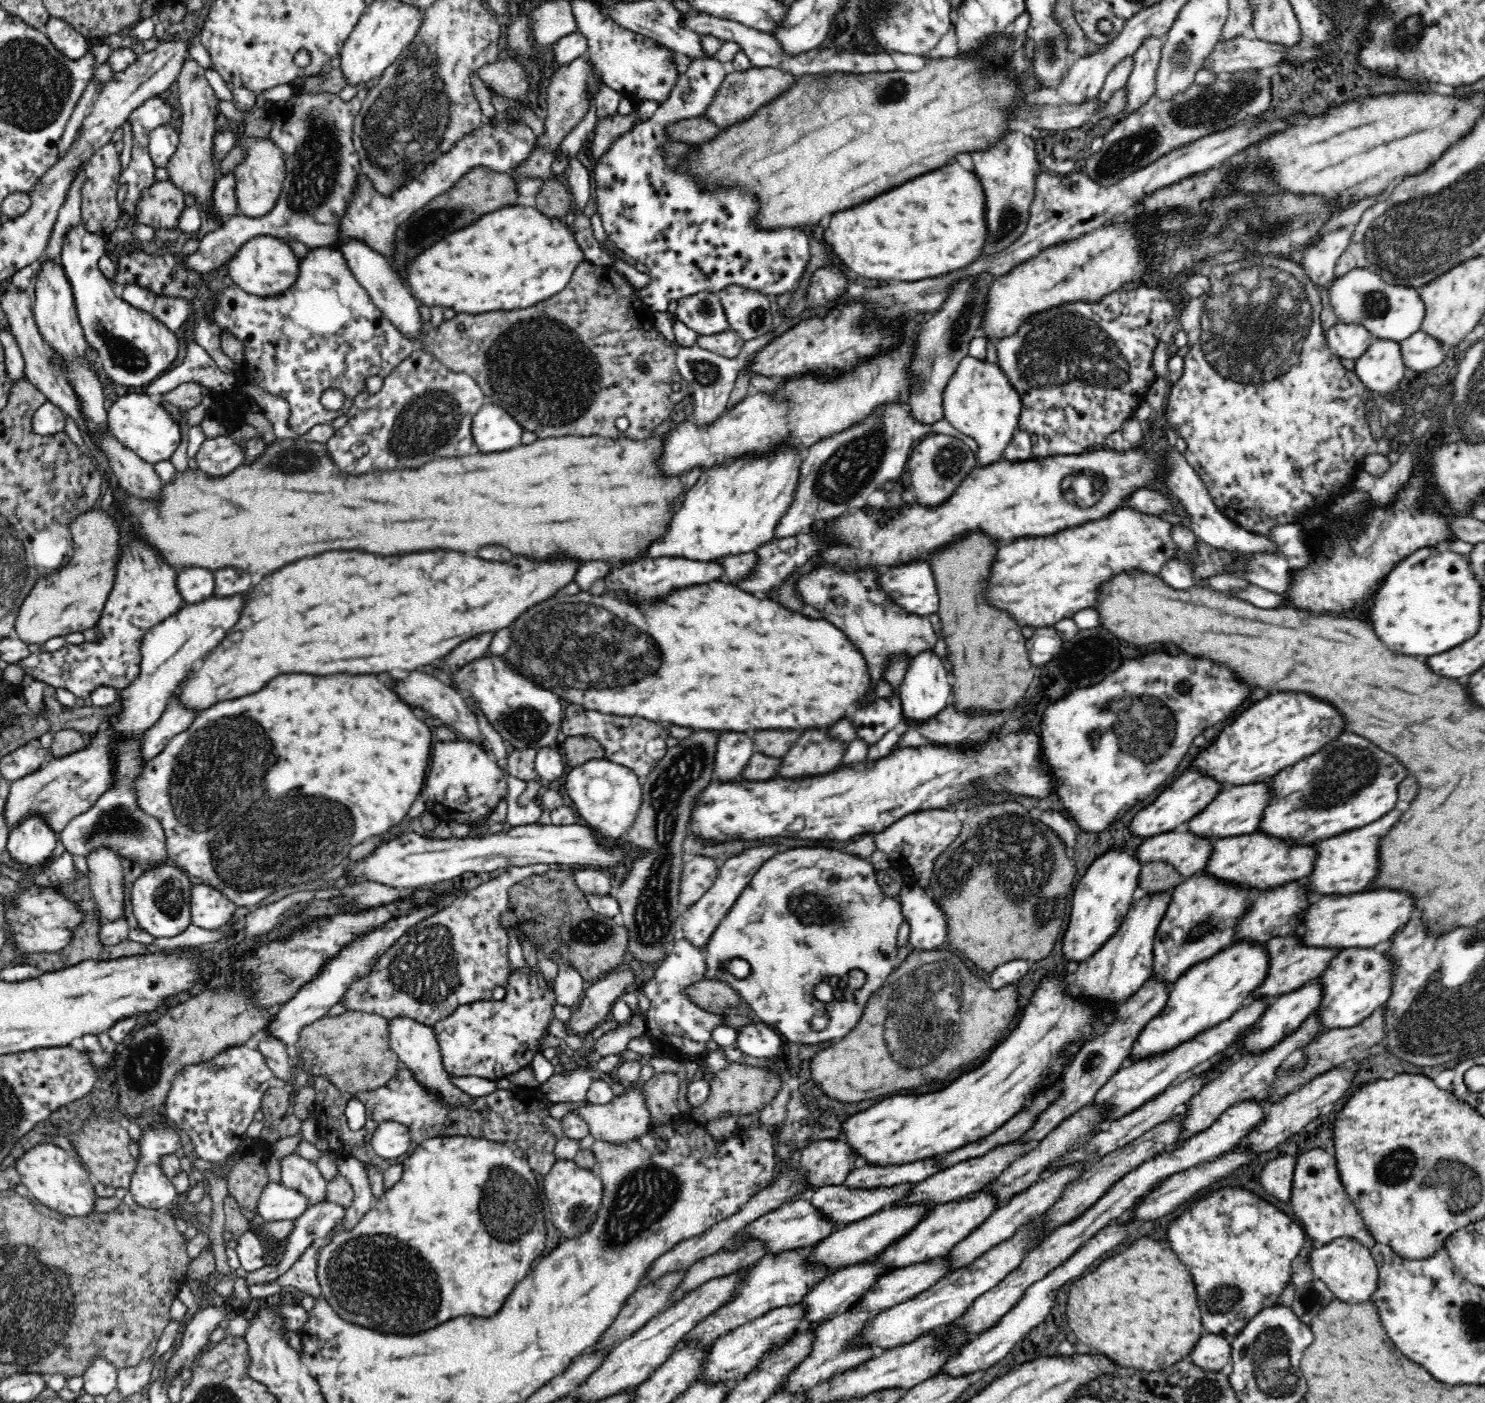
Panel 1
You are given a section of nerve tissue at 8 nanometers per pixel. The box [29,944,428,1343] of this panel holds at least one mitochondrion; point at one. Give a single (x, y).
(142, 1066)

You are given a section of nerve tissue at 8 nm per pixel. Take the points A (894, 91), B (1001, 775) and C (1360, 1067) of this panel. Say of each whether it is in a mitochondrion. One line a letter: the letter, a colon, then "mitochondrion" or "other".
A: mitochondrion
B: mitochondrion
C: other

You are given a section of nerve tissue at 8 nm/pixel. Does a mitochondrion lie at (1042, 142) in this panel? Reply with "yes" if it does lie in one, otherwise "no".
no

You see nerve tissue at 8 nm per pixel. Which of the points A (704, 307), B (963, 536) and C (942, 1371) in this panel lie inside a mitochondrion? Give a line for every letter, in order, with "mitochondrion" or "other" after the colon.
A: mitochondrion
B: other
C: other

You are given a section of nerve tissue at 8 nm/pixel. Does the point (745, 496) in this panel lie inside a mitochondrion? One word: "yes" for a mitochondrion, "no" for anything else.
no

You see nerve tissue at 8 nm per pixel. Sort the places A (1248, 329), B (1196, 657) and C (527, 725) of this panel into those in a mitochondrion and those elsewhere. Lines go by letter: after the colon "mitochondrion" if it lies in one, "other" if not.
A: mitochondrion
B: other
C: mitochondrion

